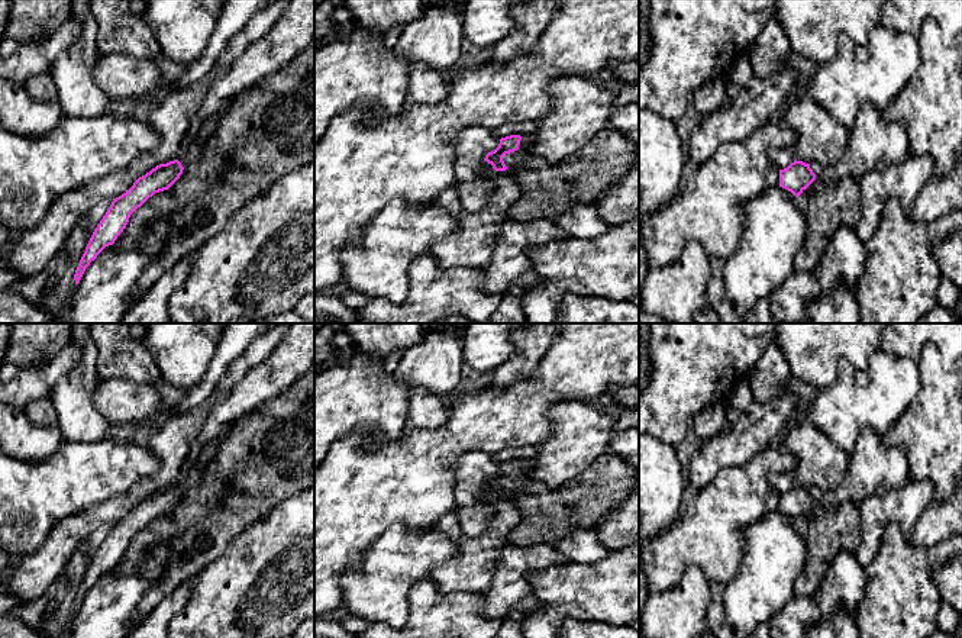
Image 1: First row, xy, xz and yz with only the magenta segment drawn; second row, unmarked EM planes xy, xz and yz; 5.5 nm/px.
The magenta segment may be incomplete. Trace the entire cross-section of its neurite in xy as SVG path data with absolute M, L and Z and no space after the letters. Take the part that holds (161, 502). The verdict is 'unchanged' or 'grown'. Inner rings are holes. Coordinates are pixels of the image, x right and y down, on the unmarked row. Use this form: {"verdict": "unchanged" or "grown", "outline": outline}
{"verdict": "grown", "outline": "M233 423L225 425L220 435L212 439L200 452L198 458L185 477L177 484L159 489L145 500L139 502L133 510L122 521L113 523L106 539L94 554L85 576L78 587L74 605L78 609L85 593L109 570L113 570L117 561L126 552L130 539L141 532L155 518L168 515L183 499L183 494L201 483L207 464L216 455L220 441L230 431Z"}

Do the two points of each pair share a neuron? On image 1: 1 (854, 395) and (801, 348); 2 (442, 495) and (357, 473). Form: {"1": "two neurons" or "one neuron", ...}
{"1": "two neurons", "2": "one neuron"}

